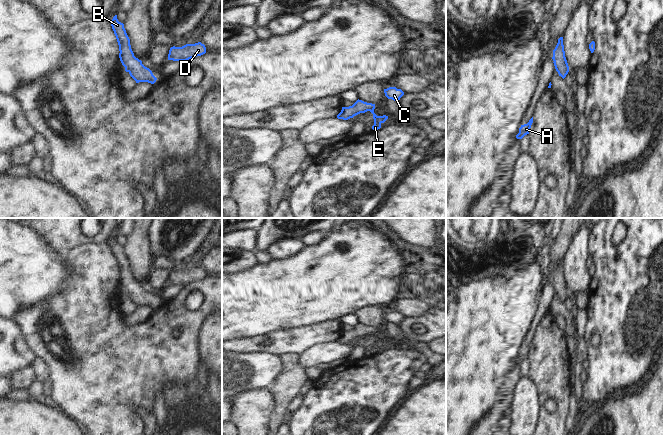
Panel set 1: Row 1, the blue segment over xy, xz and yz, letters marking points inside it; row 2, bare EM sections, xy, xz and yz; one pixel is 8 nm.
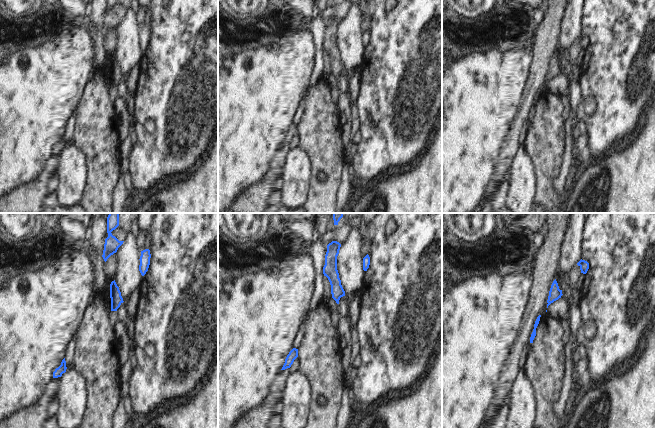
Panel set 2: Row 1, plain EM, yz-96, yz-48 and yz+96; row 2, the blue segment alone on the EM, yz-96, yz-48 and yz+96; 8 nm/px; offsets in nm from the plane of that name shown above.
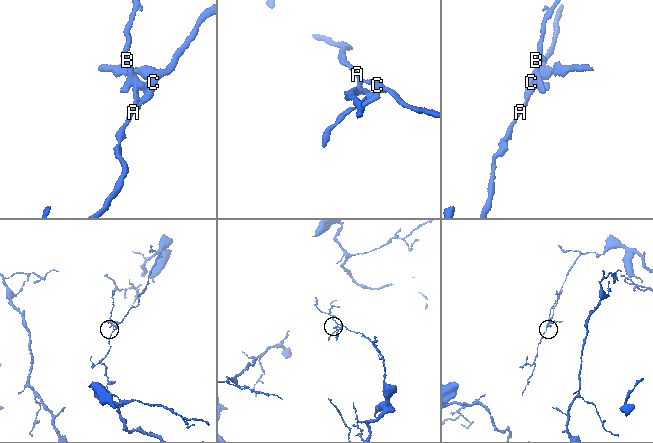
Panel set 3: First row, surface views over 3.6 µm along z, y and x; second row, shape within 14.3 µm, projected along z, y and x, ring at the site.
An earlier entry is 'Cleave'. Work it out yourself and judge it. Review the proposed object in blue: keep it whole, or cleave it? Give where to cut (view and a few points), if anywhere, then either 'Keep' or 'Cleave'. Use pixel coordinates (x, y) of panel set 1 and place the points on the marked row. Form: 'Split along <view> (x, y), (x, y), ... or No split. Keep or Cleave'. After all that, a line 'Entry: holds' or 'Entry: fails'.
No split. Keep.
Entry: fails

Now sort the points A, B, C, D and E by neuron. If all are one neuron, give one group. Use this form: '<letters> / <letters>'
A B C D E

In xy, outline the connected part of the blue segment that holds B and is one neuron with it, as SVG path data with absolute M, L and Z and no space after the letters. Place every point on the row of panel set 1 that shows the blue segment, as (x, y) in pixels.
M117 15L113 17L111 26L119 45L119 58L125 67L125 71L130 74L136 83L148 82L154 84L157 78L149 68L142 64L141 60L134 56L124 24L118 21Z

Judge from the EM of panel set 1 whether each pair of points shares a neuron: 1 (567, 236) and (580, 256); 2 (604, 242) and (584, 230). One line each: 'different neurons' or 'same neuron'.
1: different neurons
2: different neurons

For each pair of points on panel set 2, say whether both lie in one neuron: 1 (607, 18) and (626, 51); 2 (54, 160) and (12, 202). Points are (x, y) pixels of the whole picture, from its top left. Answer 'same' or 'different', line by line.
1: same
2: same

